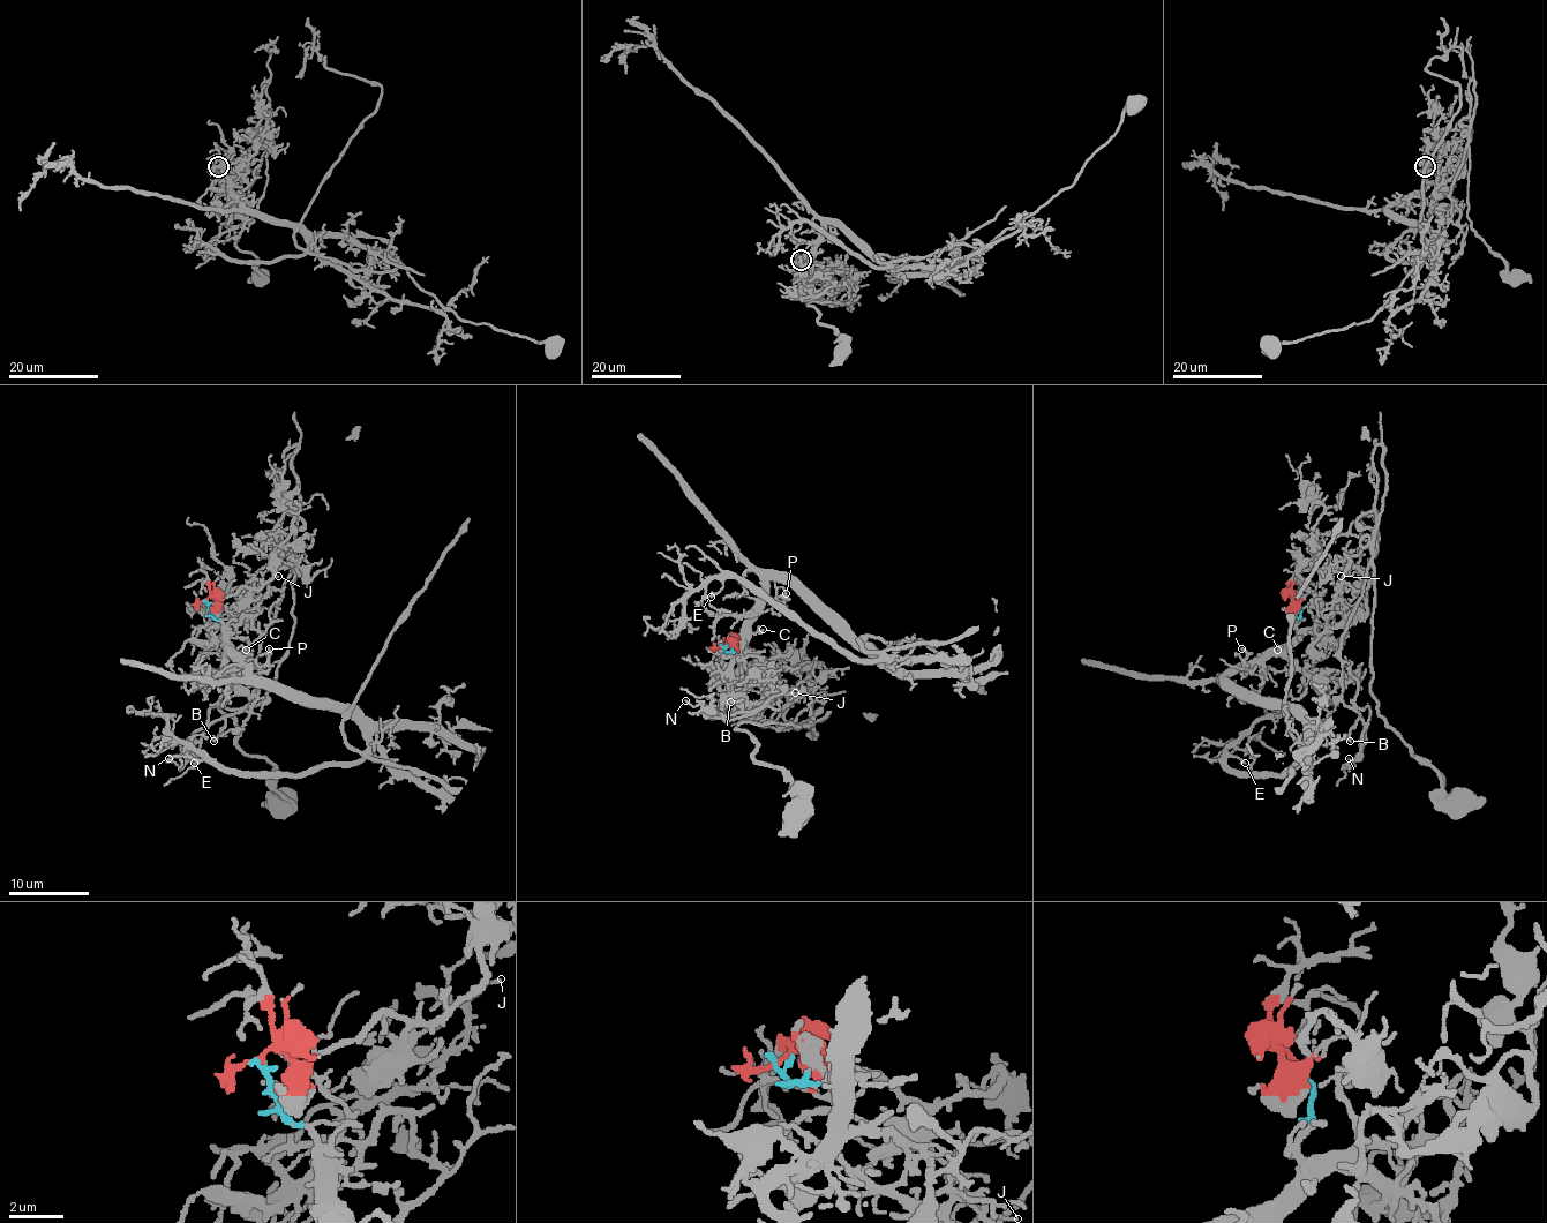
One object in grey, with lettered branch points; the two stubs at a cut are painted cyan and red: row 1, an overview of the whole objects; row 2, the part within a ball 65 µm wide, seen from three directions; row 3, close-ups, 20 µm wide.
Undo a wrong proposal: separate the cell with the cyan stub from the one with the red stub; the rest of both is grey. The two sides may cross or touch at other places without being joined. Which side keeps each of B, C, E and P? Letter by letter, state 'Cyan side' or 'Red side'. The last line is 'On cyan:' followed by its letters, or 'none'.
B: Red side
C: Cyan side
E: Cyan side
P: Cyan side
On cyan: C, E, P

